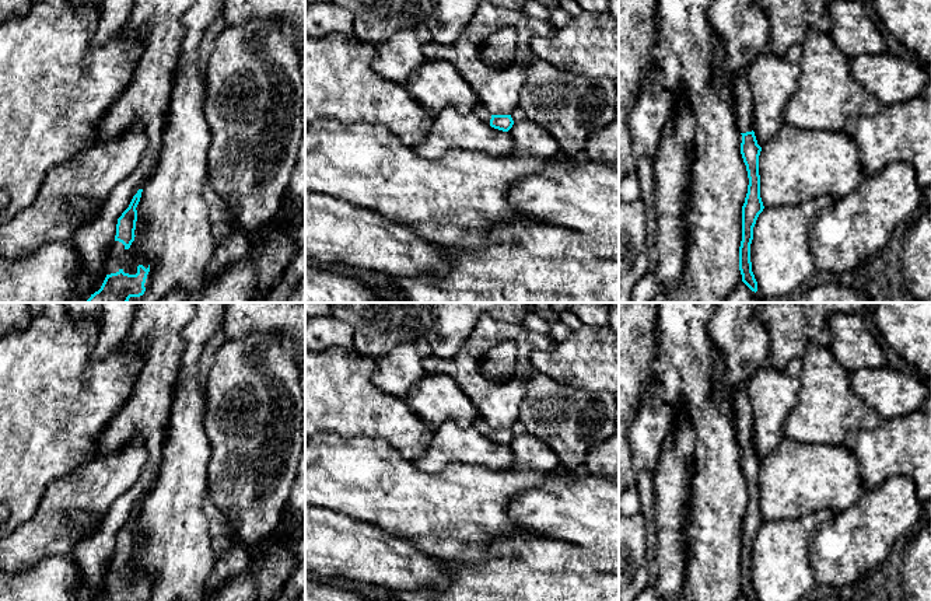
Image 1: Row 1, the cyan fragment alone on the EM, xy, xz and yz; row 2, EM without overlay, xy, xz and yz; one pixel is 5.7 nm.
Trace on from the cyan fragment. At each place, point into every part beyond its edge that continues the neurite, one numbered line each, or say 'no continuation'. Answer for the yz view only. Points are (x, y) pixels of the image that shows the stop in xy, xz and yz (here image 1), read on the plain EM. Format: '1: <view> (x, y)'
1: yz (742, 404)

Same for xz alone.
1: xz (480, 425)

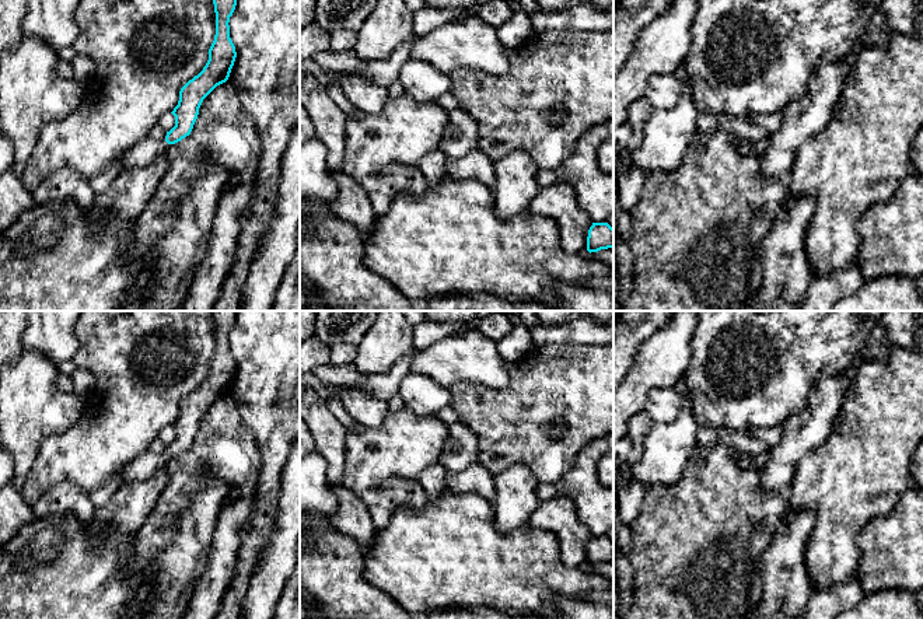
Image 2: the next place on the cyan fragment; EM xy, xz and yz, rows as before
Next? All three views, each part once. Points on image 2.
1: xy (146, 465)

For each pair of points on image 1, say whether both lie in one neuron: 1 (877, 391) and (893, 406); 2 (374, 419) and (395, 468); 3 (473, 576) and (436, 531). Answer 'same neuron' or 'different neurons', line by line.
1: same neuron
2: different neurons
3: different neurons

